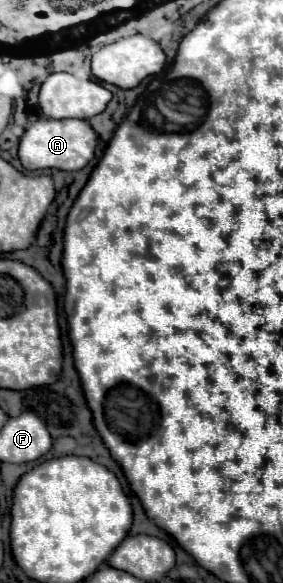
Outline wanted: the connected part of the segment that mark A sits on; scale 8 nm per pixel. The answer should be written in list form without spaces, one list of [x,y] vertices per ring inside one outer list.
[[[38,119],[22,135],[18,157],[20,157],[20,163],[28,171],[48,169],[48,167],[56,167],[62,171],[80,171],[94,157],[96,143],[98,143],[98,135],[94,133],[94,129],[90,127],[88,121],[82,121],[82,119],[66,119],[66,121]]]

